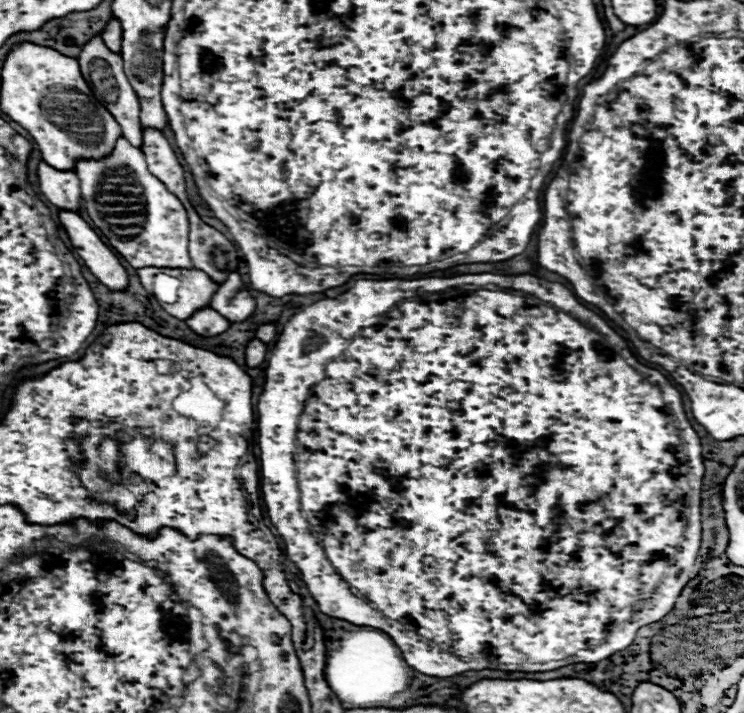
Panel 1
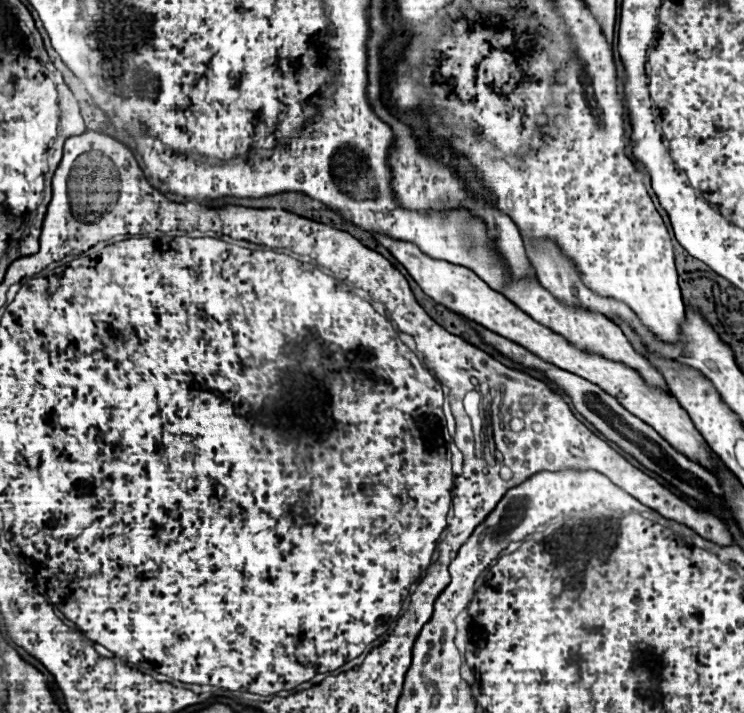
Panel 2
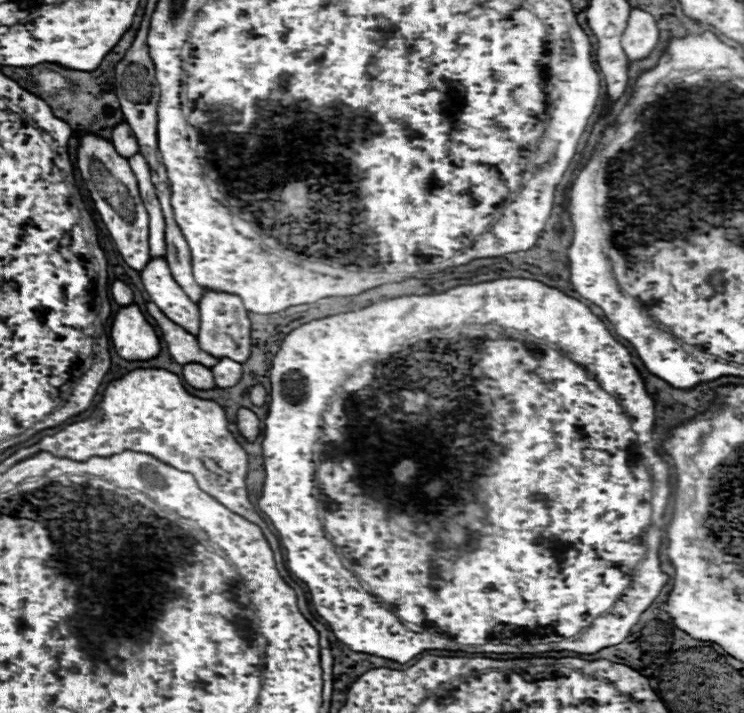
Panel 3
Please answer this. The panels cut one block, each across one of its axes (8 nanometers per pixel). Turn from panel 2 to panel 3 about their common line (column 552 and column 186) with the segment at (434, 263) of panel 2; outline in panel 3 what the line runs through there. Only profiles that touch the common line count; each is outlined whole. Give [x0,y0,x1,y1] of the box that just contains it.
[146,302,218,368]

